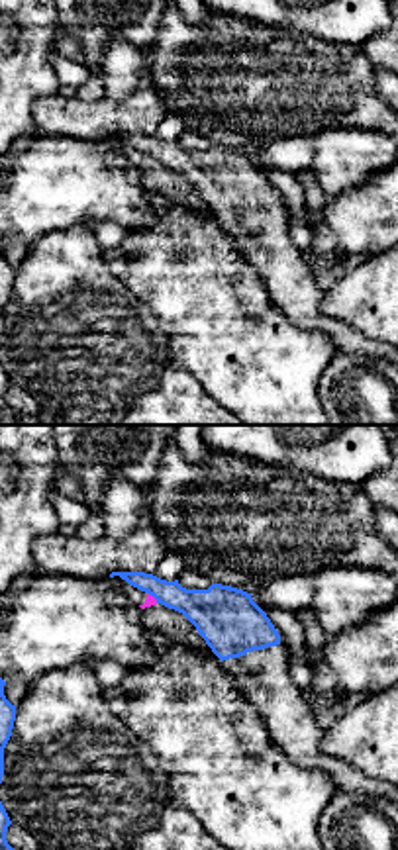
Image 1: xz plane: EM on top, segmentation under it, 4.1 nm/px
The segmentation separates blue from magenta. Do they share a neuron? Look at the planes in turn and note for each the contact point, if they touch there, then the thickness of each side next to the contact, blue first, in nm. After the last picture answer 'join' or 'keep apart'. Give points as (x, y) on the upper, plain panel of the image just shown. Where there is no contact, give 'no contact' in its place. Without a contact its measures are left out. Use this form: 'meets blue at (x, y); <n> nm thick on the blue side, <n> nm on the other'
meets blue at (153, 157); 190 nm thick on the blue side, 40 nm on the other

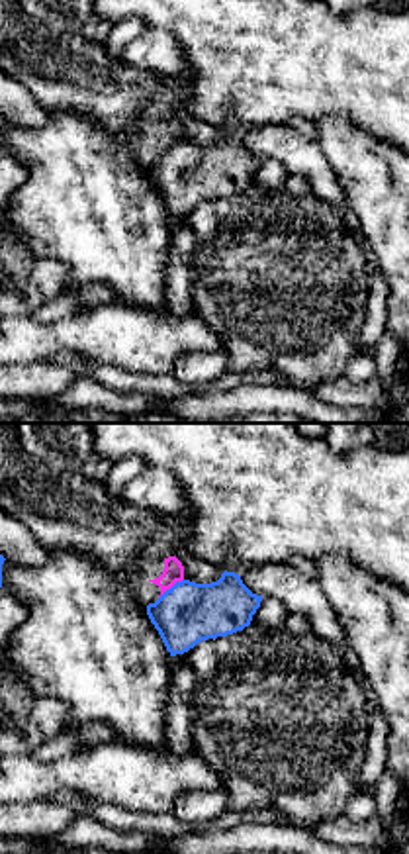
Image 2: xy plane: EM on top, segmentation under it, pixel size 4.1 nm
meets blue at (173, 147); 260 nm thick on the blue side, 90 nm on the other

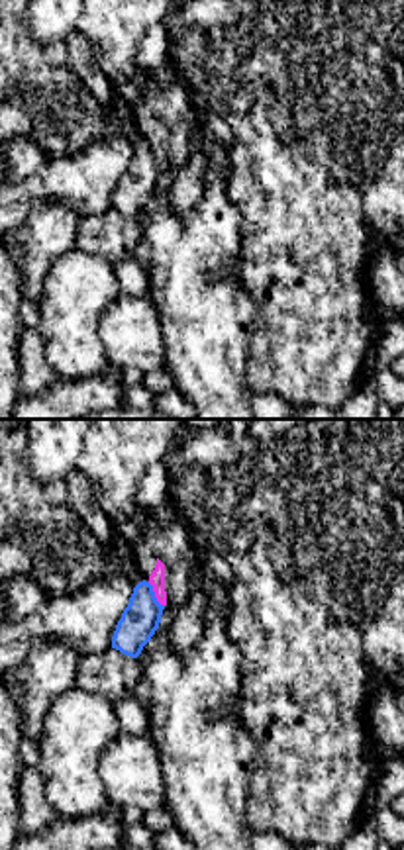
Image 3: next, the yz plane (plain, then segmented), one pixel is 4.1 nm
meets blue at (153, 155); 160 nm thick on the blue side, 60 nm on the other

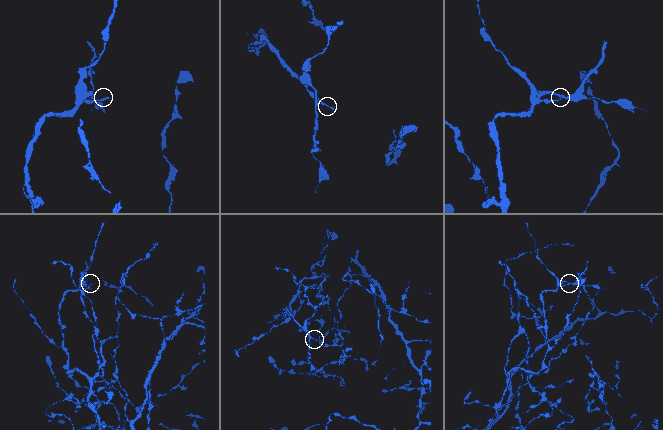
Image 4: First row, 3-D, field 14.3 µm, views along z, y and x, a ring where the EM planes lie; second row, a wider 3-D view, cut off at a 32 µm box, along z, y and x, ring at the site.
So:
keep apart

